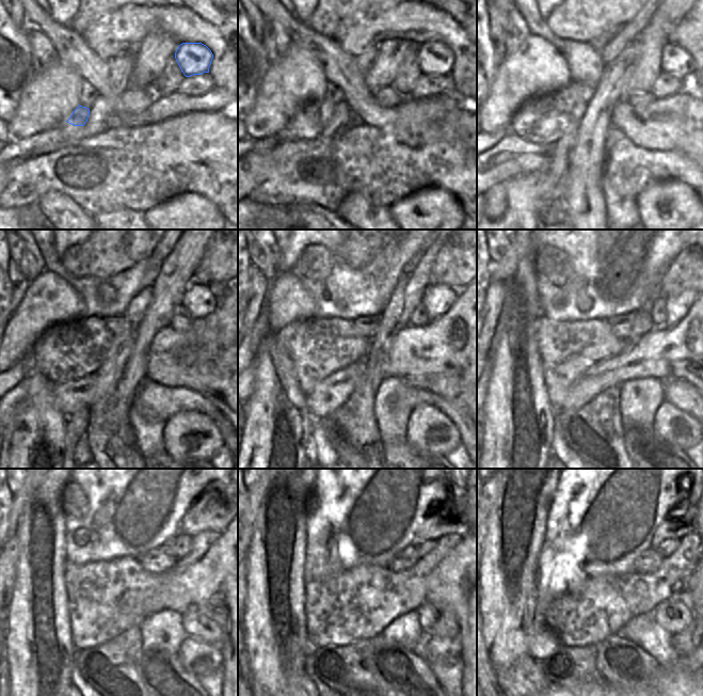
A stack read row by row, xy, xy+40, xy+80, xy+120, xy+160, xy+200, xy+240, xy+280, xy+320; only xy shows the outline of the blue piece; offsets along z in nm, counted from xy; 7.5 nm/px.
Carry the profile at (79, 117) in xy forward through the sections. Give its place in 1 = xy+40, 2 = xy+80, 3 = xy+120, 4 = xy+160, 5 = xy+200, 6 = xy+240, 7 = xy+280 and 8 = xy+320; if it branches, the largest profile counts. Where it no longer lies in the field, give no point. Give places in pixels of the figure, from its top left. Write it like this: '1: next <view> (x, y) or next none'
1: next xy+40 (308, 124)
2: next xy+80 (552, 119)
3: next xy+120 (72, 351)
4: next xy+160 (329, 354)
5: next xy+200 (580, 359)
6: next xy+240 (105, 598)
7: next xy+280 (356, 604)
8: next xy+320 (604, 604)

